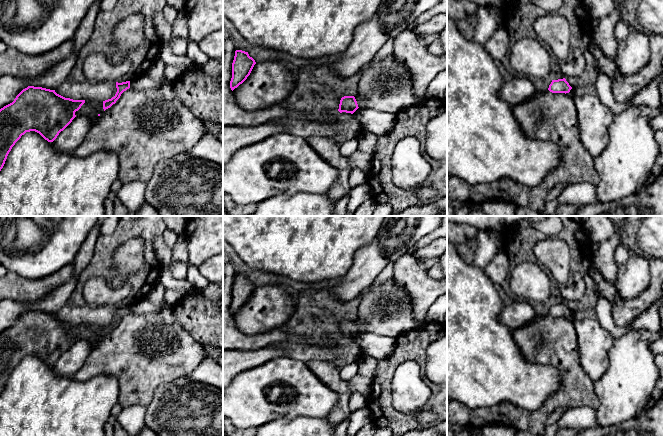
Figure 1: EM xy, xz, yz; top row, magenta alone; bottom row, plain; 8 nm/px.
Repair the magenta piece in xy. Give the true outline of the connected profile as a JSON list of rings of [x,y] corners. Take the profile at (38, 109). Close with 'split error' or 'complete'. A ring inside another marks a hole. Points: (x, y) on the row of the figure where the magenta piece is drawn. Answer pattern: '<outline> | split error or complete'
[[[28,86],[23,89],[14,99],[14,101],[0,109],[0,171],[3,168],[9,152],[15,143],[26,132],[35,131],[39,133],[48,142],[53,142],[59,133],[63,131],[76,117],[78,111],[85,103],[85,100],[73,100],[65,98],[55,92],[42,87]]] | complete

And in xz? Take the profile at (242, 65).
[[[242,50],[235,51],[230,81],[232,91],[247,79],[255,64],[255,60],[249,56],[248,52]]] | complete

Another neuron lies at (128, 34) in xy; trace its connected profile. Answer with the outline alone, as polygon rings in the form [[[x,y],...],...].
[[[140,13],[132,14],[120,21],[113,30],[116,51],[110,56],[110,61],[114,64],[120,63],[144,40],[144,17]]]

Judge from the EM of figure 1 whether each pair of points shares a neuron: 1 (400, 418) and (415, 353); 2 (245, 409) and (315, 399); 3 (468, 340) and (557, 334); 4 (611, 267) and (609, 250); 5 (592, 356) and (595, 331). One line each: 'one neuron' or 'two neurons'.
1: one neuron
2: one neuron
3: two neurons
4: one neuron
5: one neuron

